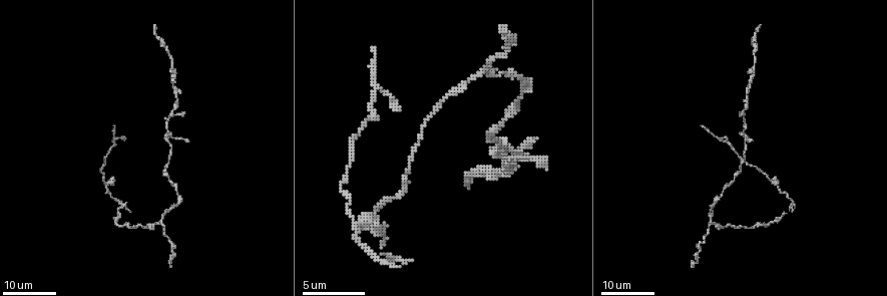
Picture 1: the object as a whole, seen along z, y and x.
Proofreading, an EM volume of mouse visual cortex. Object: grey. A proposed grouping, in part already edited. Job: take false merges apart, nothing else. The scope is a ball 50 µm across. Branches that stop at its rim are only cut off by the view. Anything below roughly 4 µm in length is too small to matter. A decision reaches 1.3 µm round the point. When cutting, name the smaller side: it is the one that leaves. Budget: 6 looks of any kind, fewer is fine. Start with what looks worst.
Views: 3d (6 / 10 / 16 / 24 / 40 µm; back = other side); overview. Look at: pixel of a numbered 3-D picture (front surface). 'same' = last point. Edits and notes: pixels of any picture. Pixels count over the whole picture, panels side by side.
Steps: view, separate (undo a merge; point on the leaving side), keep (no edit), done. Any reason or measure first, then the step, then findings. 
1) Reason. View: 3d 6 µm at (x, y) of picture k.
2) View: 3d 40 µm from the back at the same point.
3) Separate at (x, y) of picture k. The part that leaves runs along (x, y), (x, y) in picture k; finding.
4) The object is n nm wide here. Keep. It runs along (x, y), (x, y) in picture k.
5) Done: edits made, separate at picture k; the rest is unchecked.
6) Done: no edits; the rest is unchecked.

A fork. View: 3d 24 µm at (711, 219) of picture 1.

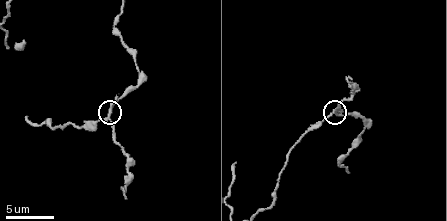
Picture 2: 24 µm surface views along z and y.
View: 3d 10 µm at (110, 117) of picture 2.

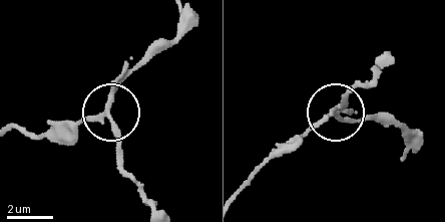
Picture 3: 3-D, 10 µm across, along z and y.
Other side. View: 3d 10 µm from the back at (333, 111) of picture 3.

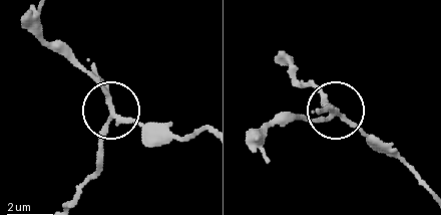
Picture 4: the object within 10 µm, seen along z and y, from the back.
The side arm is 11 µm long. Separate at (136, 121) of picture 4. The part that leaves runs along (111, 108), (184, 136), (201, 132) in picture 4; a second neuron is stuck on.

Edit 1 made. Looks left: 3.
View: overview.

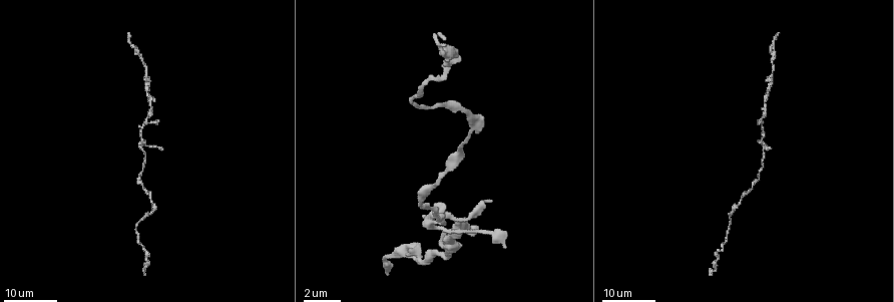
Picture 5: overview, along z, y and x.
View: 3d 24 µm at (769, 86) of picture 5.

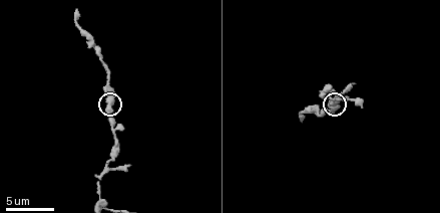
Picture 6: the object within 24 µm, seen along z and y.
View: 3d 10 µm at (111, 105) of picture 6.

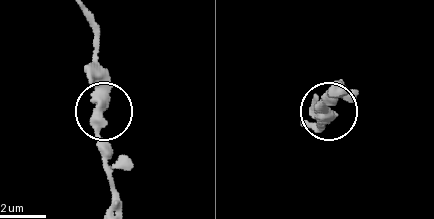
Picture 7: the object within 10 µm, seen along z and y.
The object is 460 nm wide here. Keep. It runs along (110, 206), (114, 171), (97, 125), (103, 73), (97, 58) in picture 7; continuous, no second neuron.

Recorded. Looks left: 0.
Done: edits made, separate at picture 4; the rest is unchecked.

